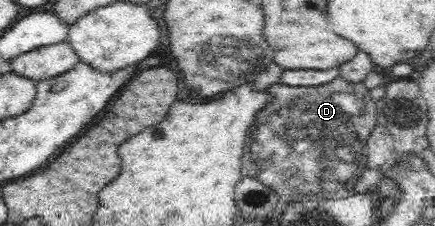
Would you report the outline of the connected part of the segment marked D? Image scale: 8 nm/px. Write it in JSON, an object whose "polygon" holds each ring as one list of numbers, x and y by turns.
{"polygon":[[339,75,333,82,328,82,324,85,314,86,314,87,302,87,302,86,287,86,286,84,275,83,267,88,272,94,275,94,275,98,271,100,263,108,264,110,255,119,254,126,251,132,248,134,246,139,246,145,243,160,243,176,247,175,253,178,259,179,263,184,273,187,279,193,281,205,286,206,291,201,298,200,313,200,313,202,319,202,320,200,337,200,338,198,345,198,351,194,354,182,357,177,366,169,366,145,365,142,369,138,371,132,376,128,376,101,371,97,369,89,361,82,349,82,349,80,341,77]]}

